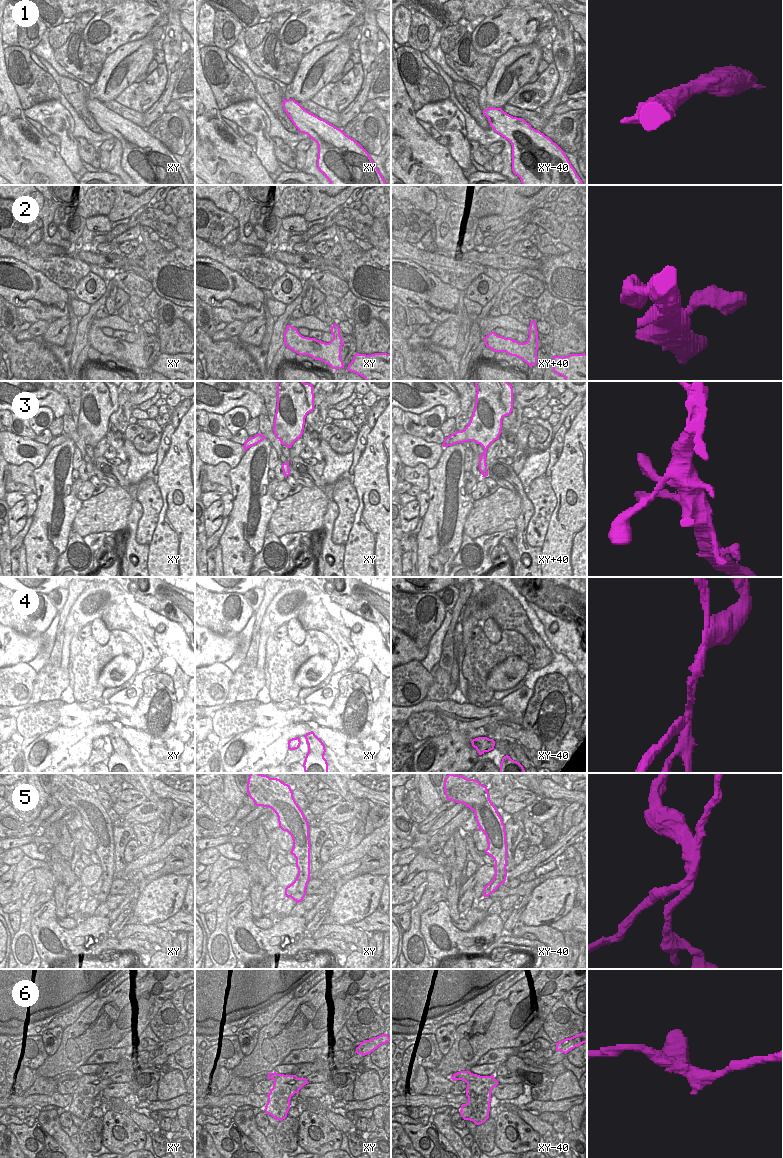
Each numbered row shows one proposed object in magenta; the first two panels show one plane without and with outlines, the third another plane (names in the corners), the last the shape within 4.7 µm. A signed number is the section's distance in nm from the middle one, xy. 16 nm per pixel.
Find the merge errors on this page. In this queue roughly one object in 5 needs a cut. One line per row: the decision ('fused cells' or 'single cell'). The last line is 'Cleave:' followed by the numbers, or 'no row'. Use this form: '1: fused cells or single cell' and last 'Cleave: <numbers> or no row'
1: single cell
2: single cell
3: single cell
4: fused cells
5: fused cells
6: single cell
Cleave: 4, 5

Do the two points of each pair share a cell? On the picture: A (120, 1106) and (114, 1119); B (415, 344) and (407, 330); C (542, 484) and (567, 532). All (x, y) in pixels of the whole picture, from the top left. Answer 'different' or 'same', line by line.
A: different
B: different
C: different

